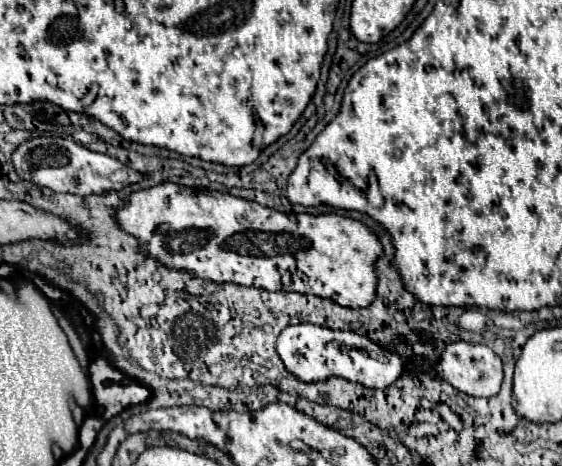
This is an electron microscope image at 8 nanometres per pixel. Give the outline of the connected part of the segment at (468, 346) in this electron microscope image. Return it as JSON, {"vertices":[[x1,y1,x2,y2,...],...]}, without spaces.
{"vertices":[[456,341,450,343,442,355,442,361,432,369,432,373,438,373,440,379,450,383,454,389,472,395,472,397,492,397,500,391,502,383,502,361,500,357,486,345,478,343,466,343,466,341]]}

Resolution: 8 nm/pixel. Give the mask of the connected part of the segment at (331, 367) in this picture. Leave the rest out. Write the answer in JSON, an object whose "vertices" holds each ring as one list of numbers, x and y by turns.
{"vertices":[[312,323,288,325,276,341,276,351,290,375,302,383,318,383,330,377,342,377,364,387,384,389,392,385,404,367,404,361,396,353,388,353,372,343,368,337,348,331,332,331]]}

